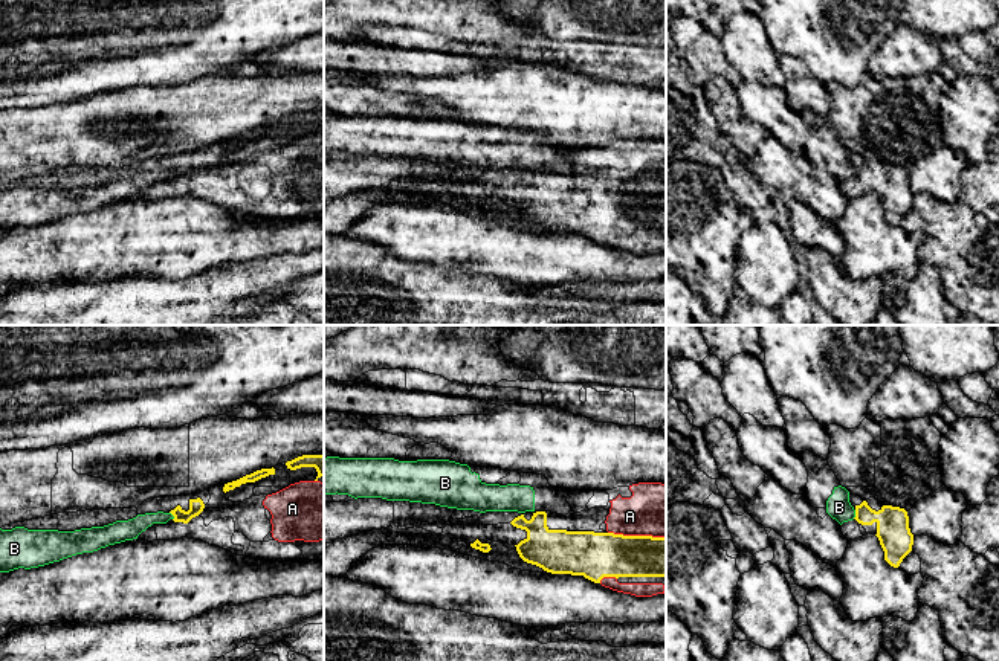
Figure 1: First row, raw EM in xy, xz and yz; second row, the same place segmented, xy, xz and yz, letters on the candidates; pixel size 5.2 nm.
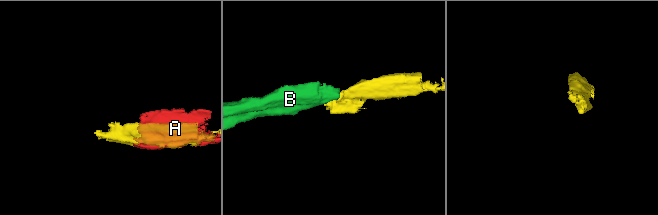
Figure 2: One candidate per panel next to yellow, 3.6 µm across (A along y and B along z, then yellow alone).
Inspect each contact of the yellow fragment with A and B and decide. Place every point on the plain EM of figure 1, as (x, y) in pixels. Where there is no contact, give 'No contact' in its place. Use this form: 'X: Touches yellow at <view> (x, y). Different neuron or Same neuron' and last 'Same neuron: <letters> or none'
A: Touches yellow at xz (637, 194). Same neuron
B: Touches yellow at yz (856, 173). Different neuron
Same neuron: A

